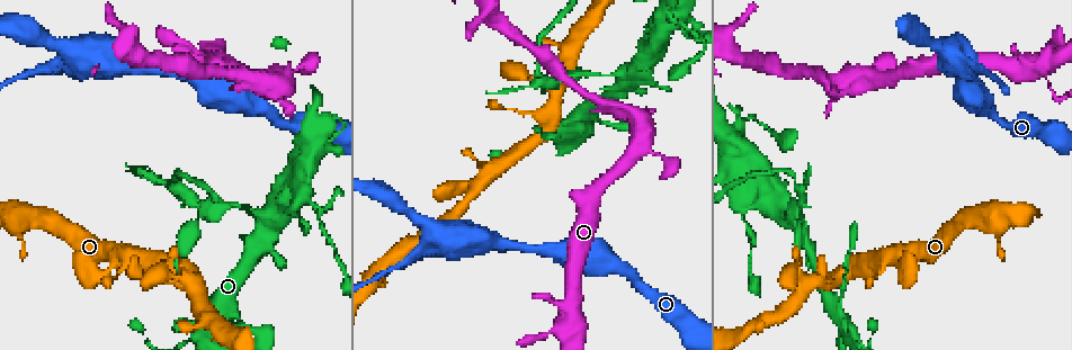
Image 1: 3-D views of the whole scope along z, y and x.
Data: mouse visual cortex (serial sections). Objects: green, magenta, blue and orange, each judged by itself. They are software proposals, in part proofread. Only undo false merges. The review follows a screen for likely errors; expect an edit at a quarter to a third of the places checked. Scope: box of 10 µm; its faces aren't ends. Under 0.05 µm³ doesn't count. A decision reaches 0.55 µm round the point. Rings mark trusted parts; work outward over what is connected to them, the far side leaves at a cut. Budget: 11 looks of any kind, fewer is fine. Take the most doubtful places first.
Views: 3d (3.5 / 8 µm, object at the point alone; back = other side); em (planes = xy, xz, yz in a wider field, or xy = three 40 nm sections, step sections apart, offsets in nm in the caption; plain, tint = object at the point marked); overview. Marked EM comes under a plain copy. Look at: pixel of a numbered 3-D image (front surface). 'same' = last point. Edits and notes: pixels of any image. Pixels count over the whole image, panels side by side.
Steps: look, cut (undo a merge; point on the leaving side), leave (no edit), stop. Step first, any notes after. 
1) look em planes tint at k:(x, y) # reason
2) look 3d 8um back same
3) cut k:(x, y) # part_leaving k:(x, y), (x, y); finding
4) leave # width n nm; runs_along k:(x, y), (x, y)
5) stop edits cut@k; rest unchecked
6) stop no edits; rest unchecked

look 3d 3.5um at 1:(749, 224) # narrows sharply

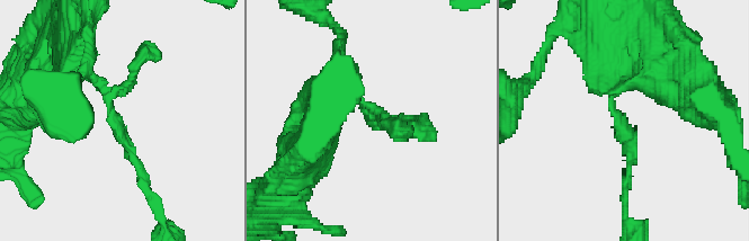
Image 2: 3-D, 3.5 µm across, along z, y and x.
look em xy step 3 tint at 2:(618, 115) # now the EM

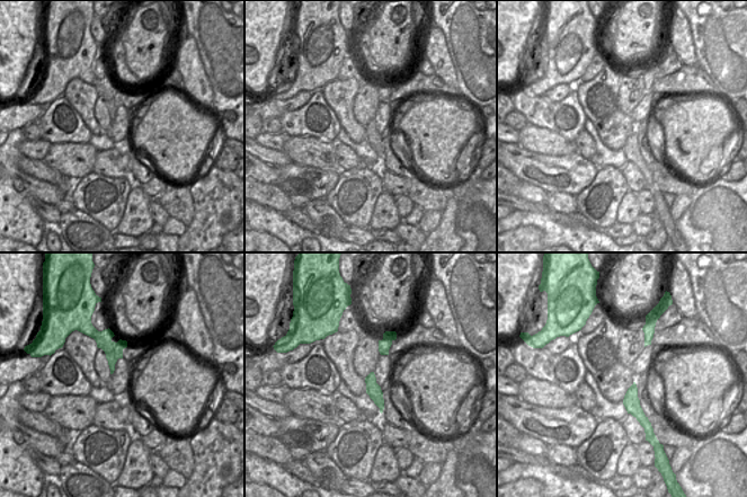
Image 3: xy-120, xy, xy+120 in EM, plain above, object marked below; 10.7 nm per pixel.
leave # width 150 nm; runs_along 2:(78, 61), (109, 89), (140, 179); one cell here

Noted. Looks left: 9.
look 3d 3.5um at 1:(55, 63) # thick turns thin

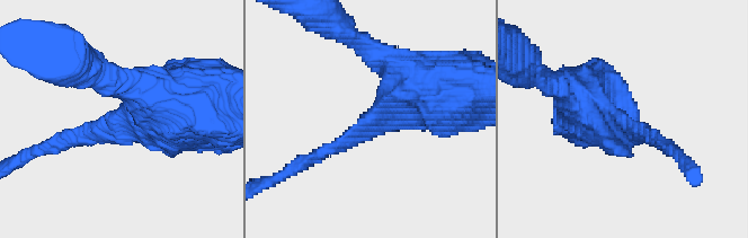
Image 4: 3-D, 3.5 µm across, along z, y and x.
look em planes tint at 4:(366, 123) # arm_widths 150, 500 nm

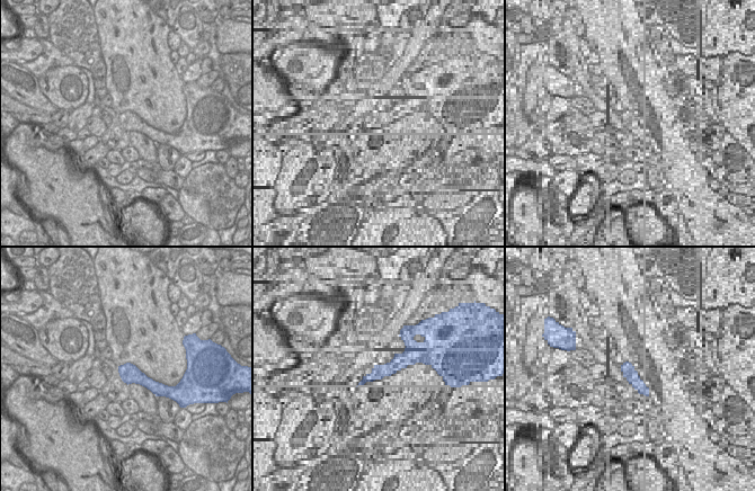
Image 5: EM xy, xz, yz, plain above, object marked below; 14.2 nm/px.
leave # runs_along 4:(425, 85), (306, 159); continuous, no second cell

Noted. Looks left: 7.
look 3d 3.5um at 1:(645, 120) # sudden change in width

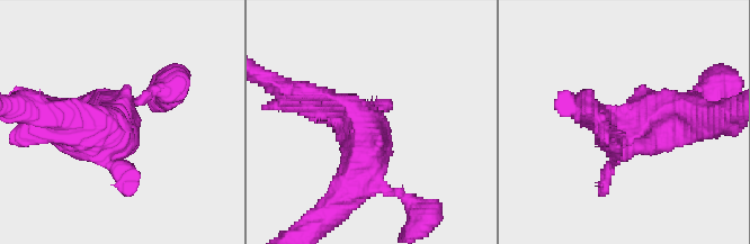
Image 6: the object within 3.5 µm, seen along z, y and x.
look em xy step 2 tint at 6:(122, 139)

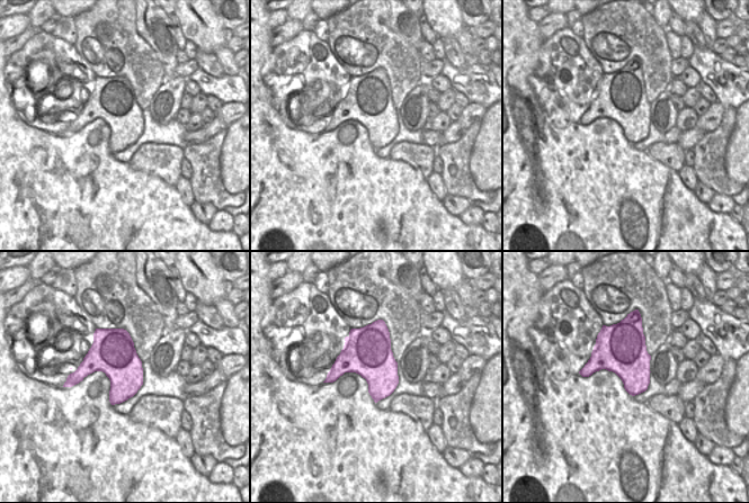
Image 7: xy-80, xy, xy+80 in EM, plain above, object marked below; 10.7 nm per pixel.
leave # runs_along 6:(679, 111), (627, 122), (598, 195); continuous, no second cell

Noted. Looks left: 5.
look 3d 3.5um at 1:(561, 328) # abrupt turn

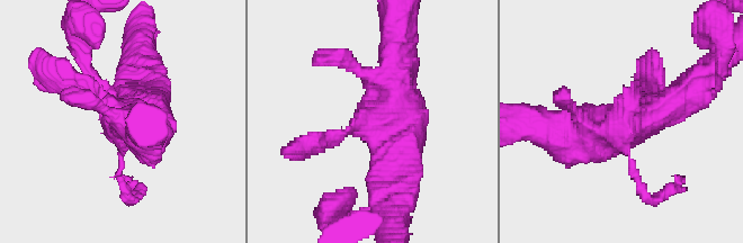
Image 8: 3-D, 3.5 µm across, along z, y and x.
look em xy step 3 tint at 8:(374, 120)

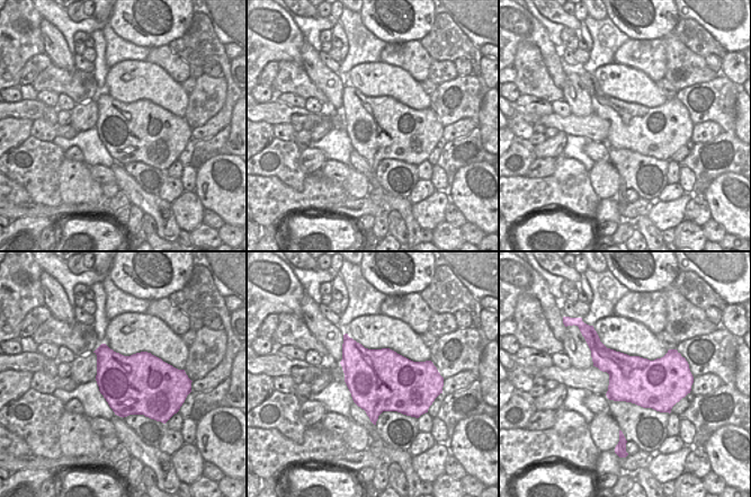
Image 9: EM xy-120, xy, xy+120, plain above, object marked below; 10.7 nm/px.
leave # runs_along 8:(543, 128), (635, 125), (676, 95); one cell here

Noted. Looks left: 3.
stop no edits; rest unchecked

